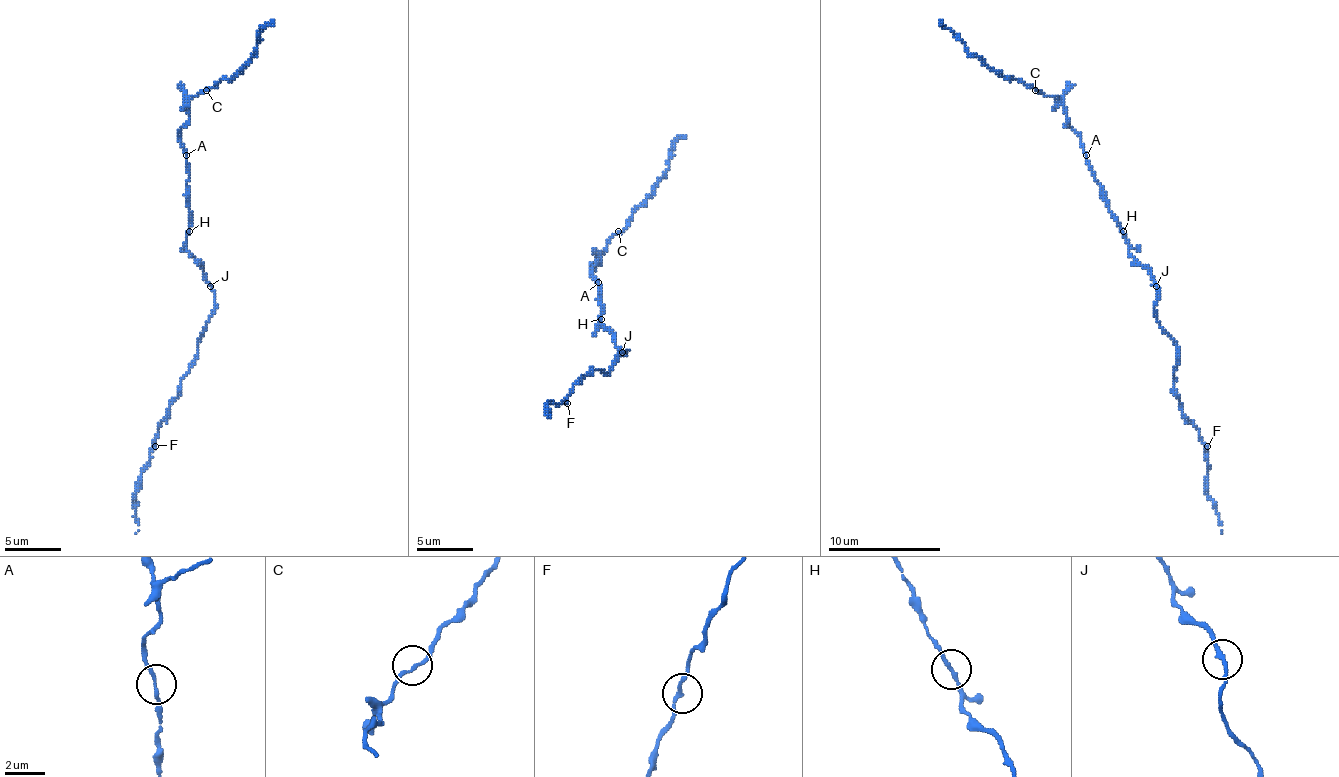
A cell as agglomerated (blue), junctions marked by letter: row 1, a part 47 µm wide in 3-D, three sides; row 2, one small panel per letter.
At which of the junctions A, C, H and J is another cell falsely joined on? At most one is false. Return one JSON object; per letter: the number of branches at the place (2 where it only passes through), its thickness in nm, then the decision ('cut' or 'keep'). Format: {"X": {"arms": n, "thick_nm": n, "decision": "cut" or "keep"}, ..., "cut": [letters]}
{"A": {"arms": 2, "thick_nm": 150, "decision": "keep"}, "C": {"arms": 2, "thick_nm": 170, "decision": "keep"}, "H": {"arms": 2, "thick_nm": 170, "decision": "keep"}, "J": {"arms": 2, "thick_nm": 160, "decision": "keep"}, "cut": []}

